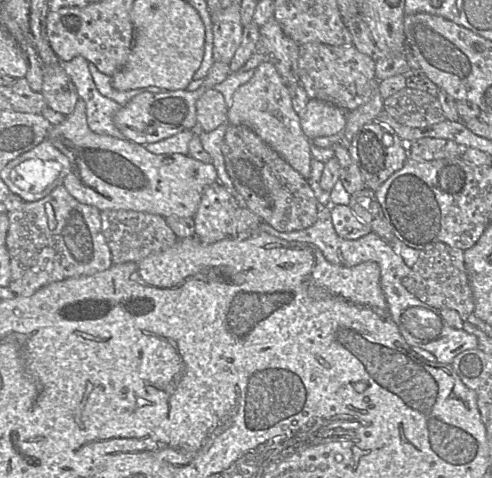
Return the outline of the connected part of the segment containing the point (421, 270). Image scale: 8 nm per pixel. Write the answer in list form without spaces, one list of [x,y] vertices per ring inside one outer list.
[[[436,243],[420,251],[410,273],[402,279],[405,288],[423,303],[437,309],[452,309],[466,322],[474,311],[474,298],[464,263],[464,251]]]

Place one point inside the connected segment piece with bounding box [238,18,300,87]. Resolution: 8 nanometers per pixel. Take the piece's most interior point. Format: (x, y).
(273, 46)

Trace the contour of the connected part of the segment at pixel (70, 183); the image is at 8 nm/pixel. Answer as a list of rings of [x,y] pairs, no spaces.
[[[79,99],[75,105],[75,108],[71,114],[65,117],[65,119],[57,124],[53,125],[49,134],[48,139],[52,142],[52,144],[63,153],[70,161],[70,172],[64,178],[62,185],[67,189],[69,194],[73,196],[77,201],[82,204],[90,205],[96,207],[100,212],[105,210],[132,210],[137,212],[146,212],[150,214],[156,214],[163,217],[169,216],[177,216],[180,218],[189,218],[194,217],[204,189],[217,182],[217,171],[212,163],[203,163],[189,155],[183,155],[179,153],[174,154],[153,154],[149,152],[144,145],[135,143],[128,139],[119,139],[110,135],[97,134],[92,131],[87,122],[87,111],[86,104],[83,99]]]

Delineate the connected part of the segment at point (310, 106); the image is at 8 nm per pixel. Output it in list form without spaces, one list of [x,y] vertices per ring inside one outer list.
[[[310,99],[299,114],[303,133],[312,141],[321,136],[341,134],[347,122],[347,112],[331,103]]]

